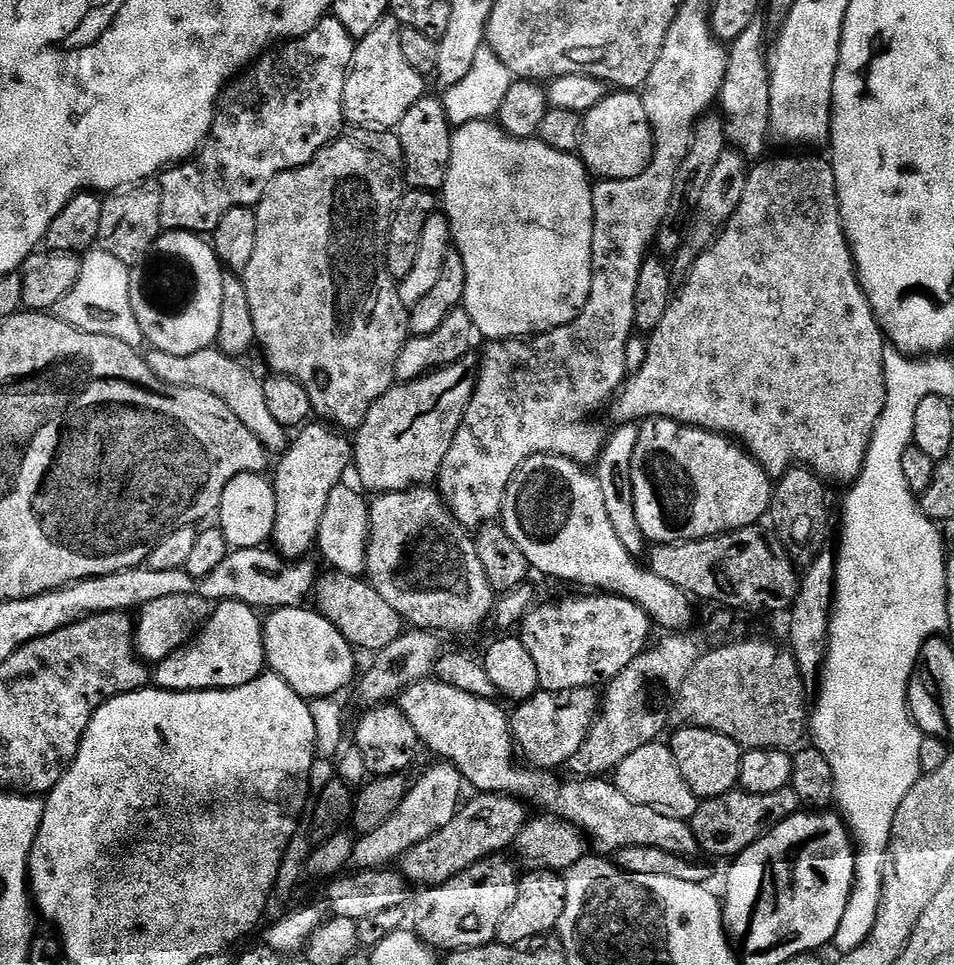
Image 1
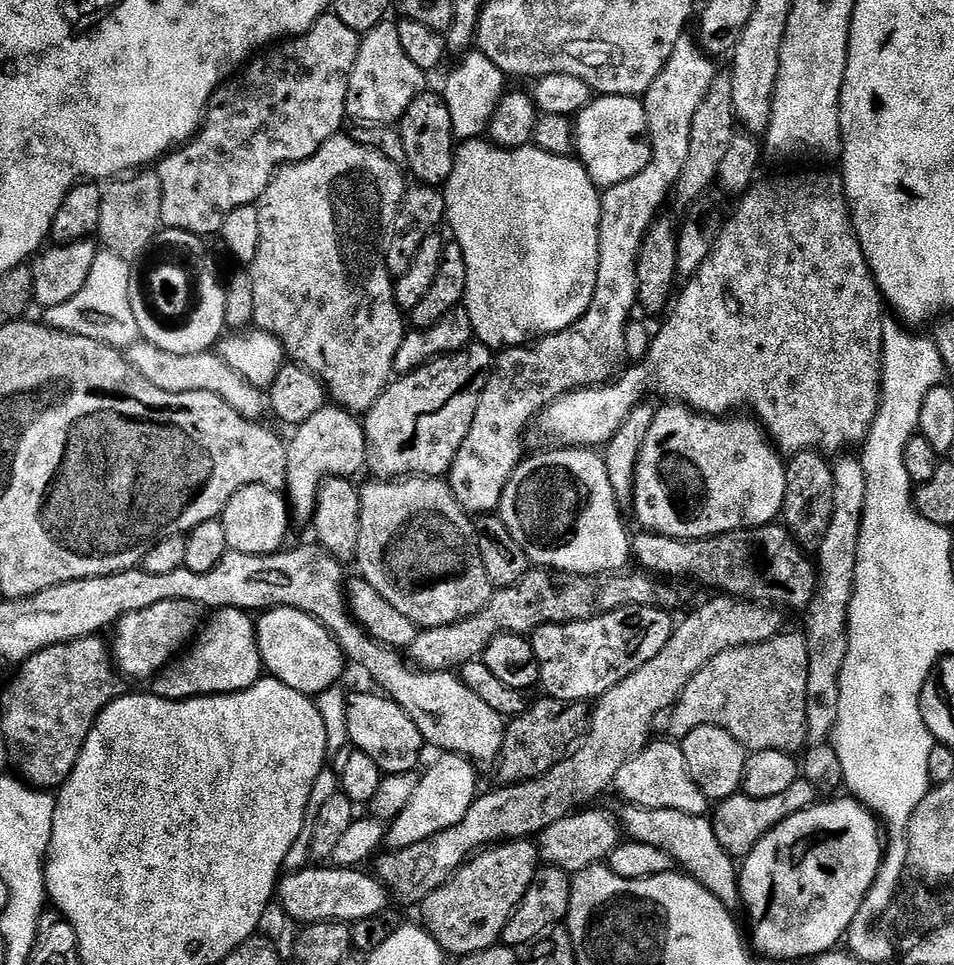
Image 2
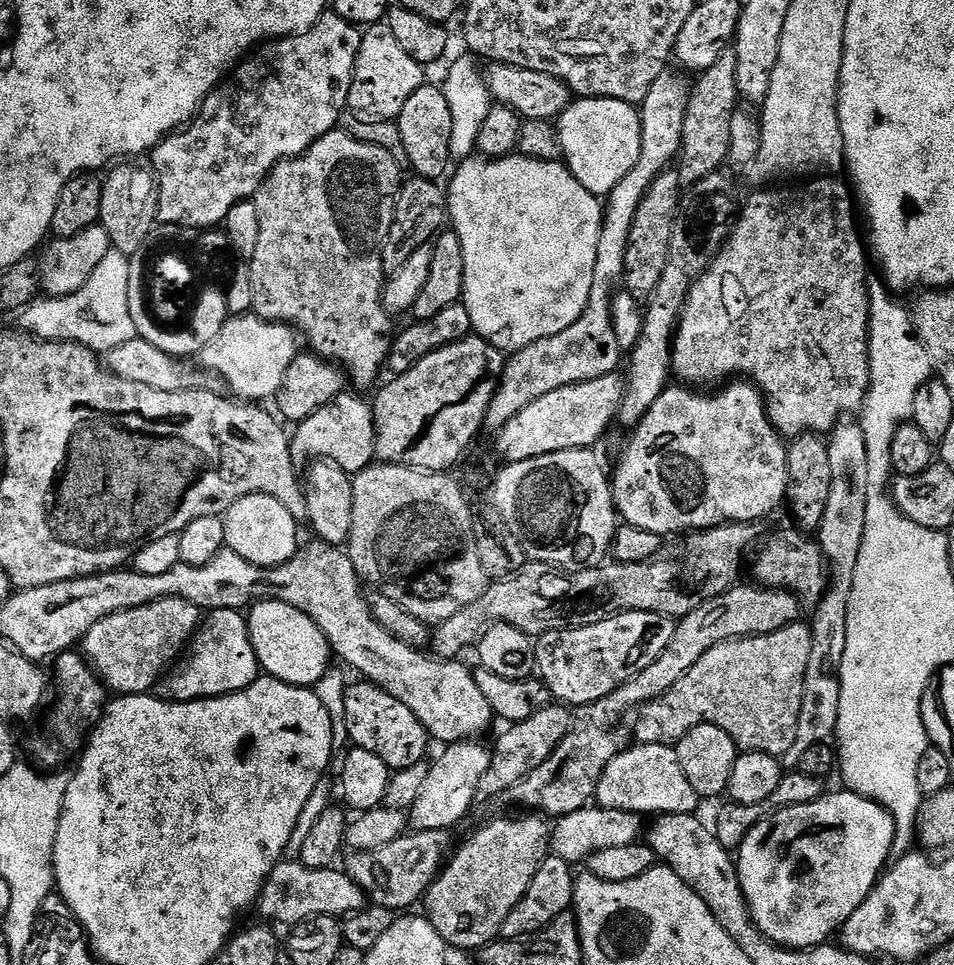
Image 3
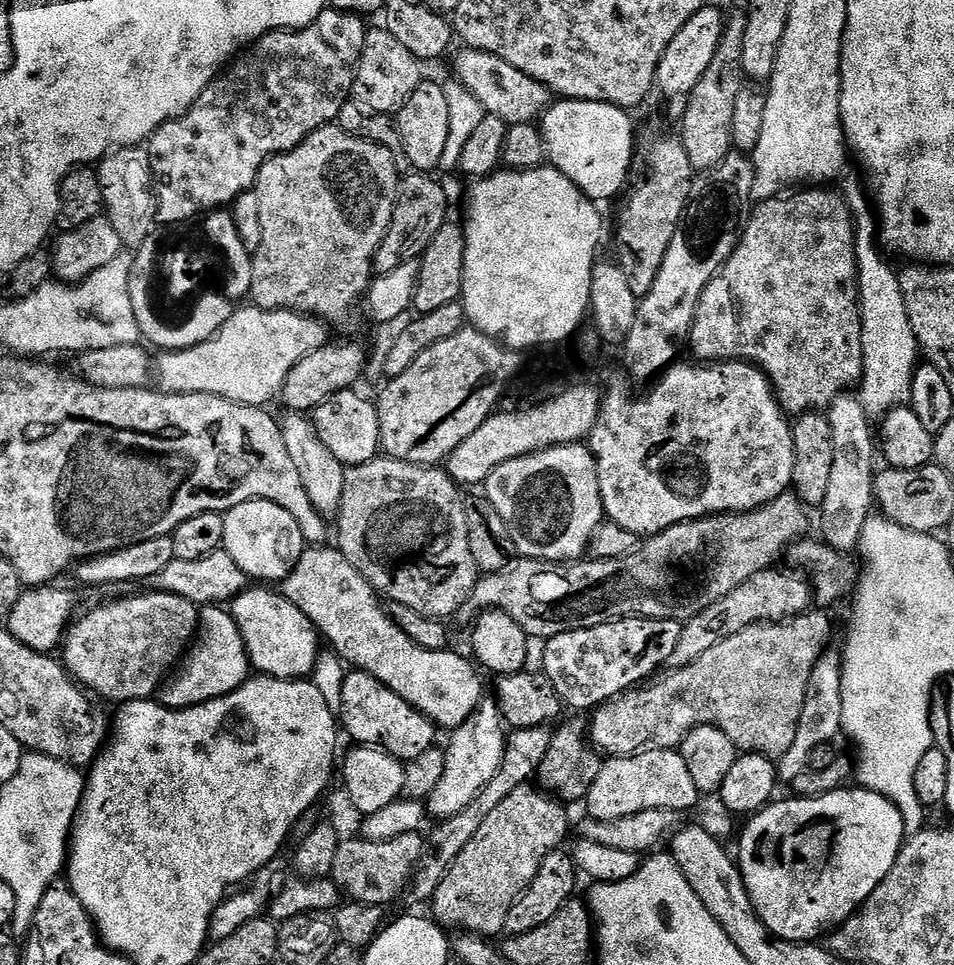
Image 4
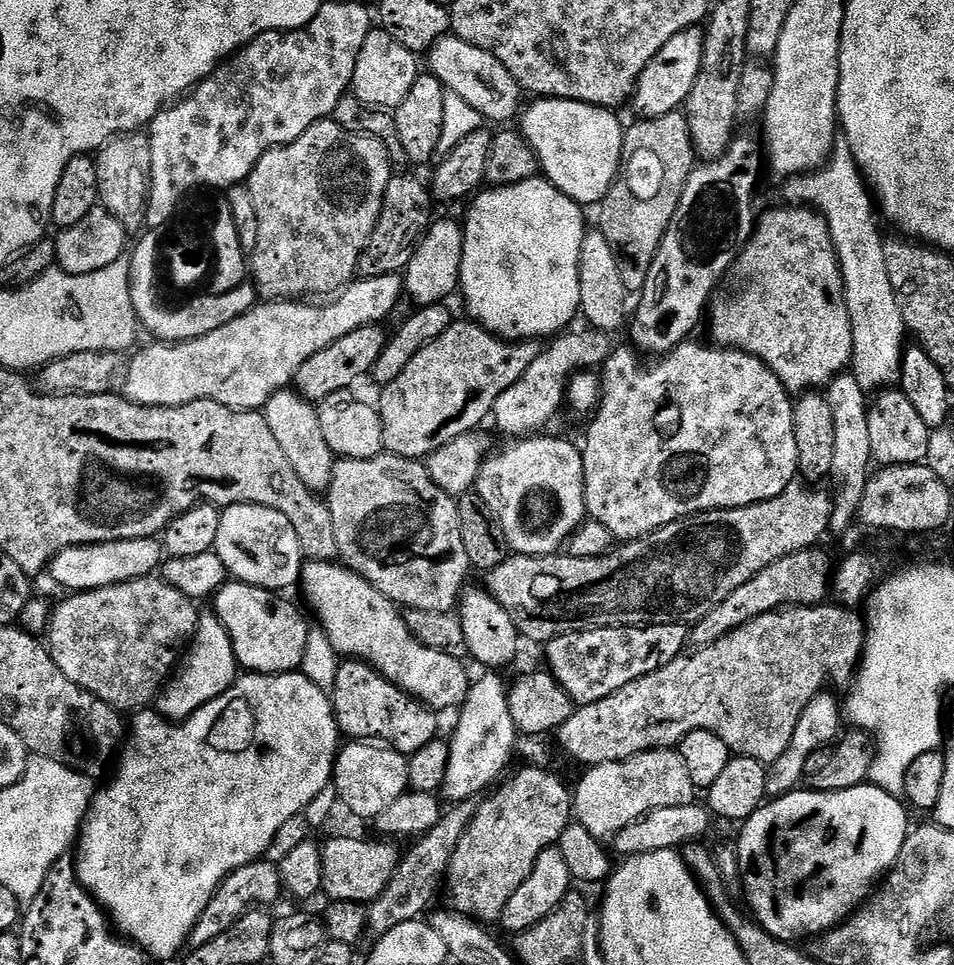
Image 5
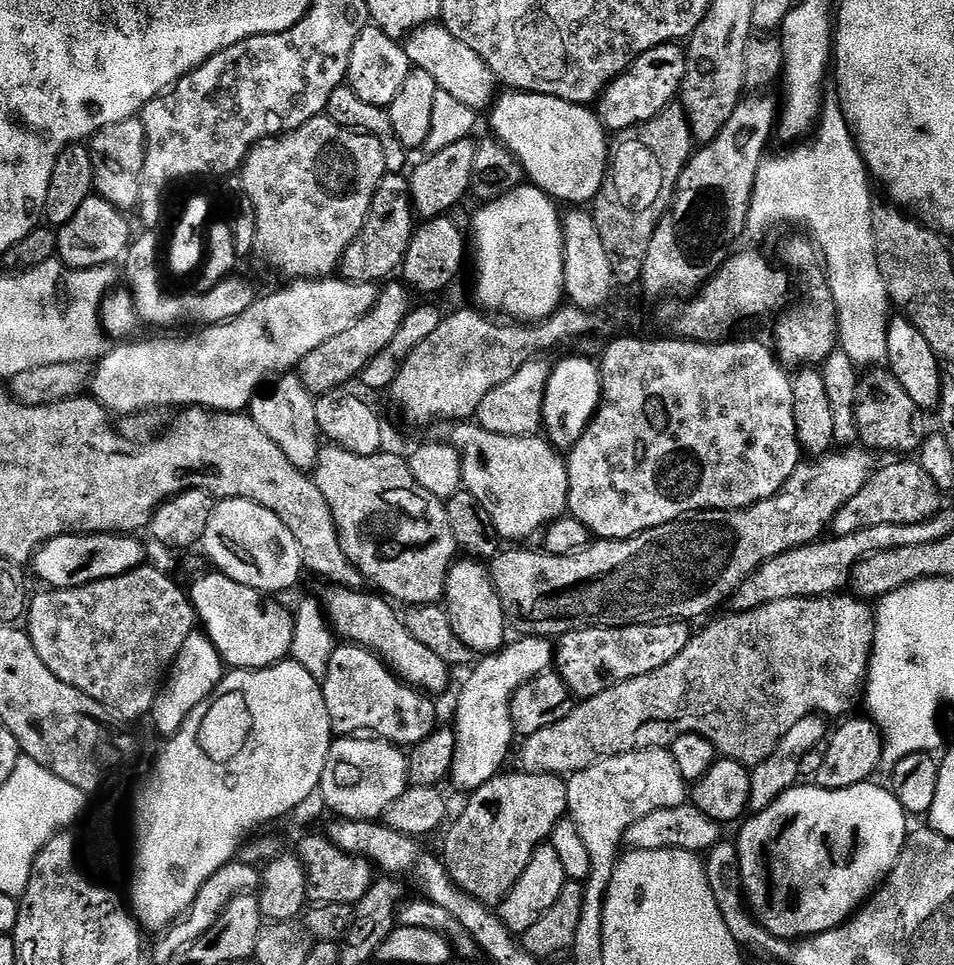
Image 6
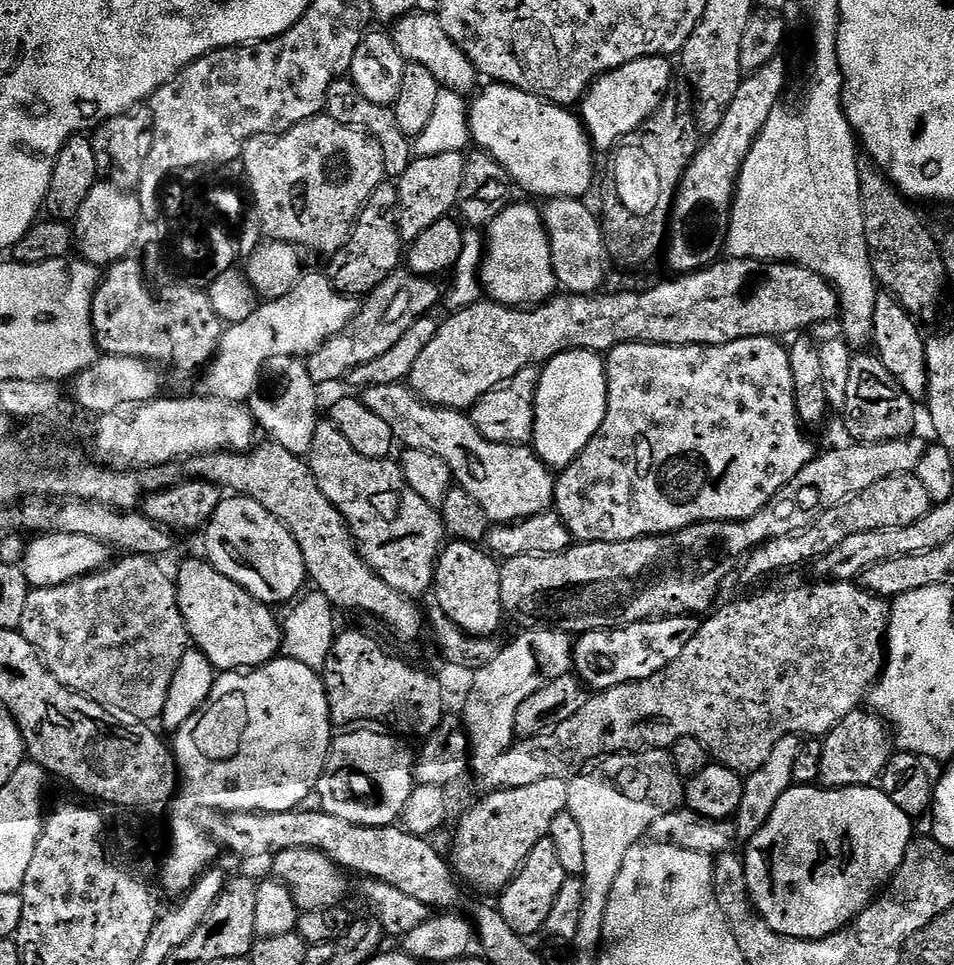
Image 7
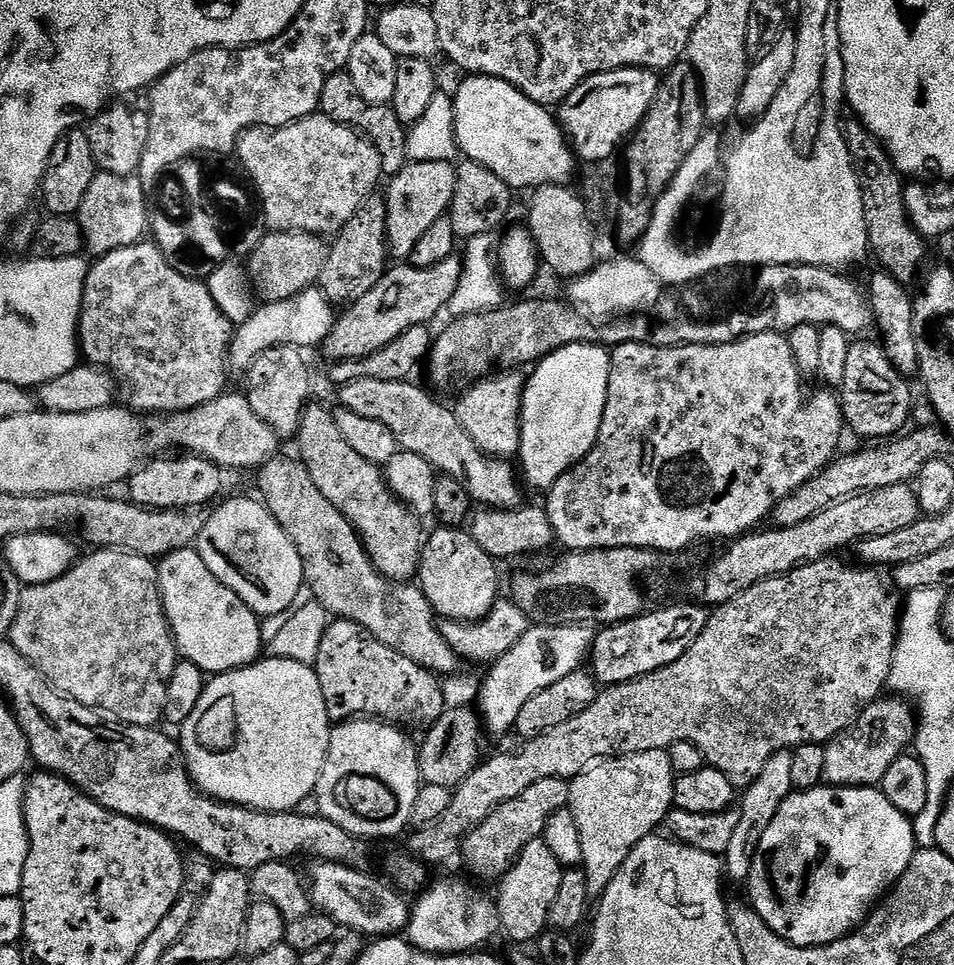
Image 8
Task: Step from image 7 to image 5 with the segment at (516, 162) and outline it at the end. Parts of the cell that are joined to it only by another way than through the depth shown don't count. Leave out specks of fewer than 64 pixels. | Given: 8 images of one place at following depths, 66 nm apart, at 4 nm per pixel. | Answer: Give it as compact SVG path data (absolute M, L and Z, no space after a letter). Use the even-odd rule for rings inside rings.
M555 98L533 101L529 108L527 105L523 109L518 131L536 155L543 179L550 181L575 204L599 205L615 184L626 160L623 154L625 125L620 125L615 111L586 102Z

